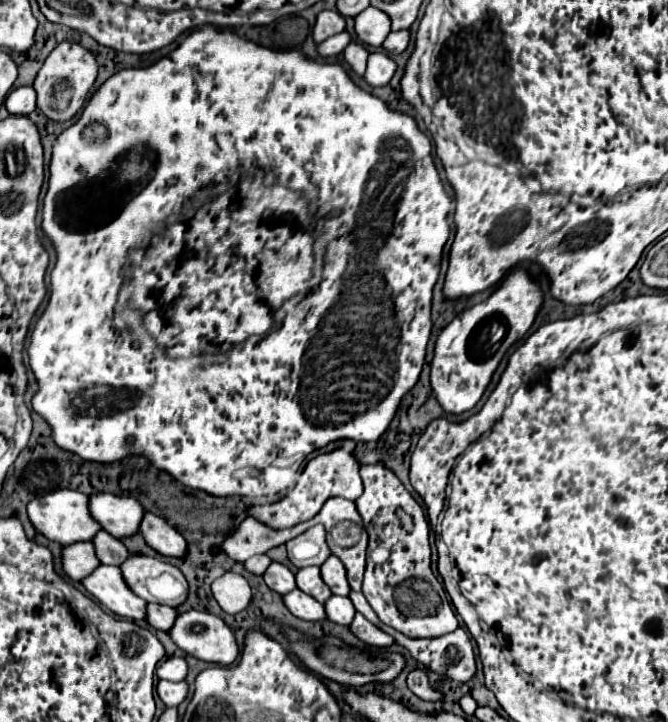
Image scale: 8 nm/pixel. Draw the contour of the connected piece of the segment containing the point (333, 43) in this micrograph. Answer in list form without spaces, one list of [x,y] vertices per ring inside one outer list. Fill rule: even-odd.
[[[341,32],[341,34],[335,34],[331,38],[327,38],[325,42],[321,42],[317,46],[317,54],[321,58],[327,58],[327,56],[337,56],[343,52],[343,48],[351,42],[351,36],[347,32]]]

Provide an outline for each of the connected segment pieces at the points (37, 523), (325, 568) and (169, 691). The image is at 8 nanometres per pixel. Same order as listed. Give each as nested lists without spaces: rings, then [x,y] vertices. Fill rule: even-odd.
[[[57,490],[51,494],[45,494],[41,498],[35,498],[29,502],[27,512],[29,512],[29,520],[33,522],[35,530],[39,530],[45,538],[59,542],[61,546],[69,546],[73,542],[89,542],[93,540],[93,536],[101,530],[99,522],[95,522],[89,514],[87,508],[87,498],[85,494],[77,492],[77,490]]]
[[[329,556],[325,560],[325,564],[321,566],[321,576],[323,576],[323,582],[331,588],[333,594],[339,594],[339,596],[347,596],[349,594],[345,566],[343,566],[343,562],[337,556]]]
[[[159,680],[157,682],[157,694],[165,706],[179,706],[187,696],[187,684],[185,682]]]

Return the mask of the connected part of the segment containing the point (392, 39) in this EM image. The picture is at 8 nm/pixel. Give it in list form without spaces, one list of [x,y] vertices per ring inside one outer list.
[[[399,30],[399,32],[389,32],[389,36],[383,42],[383,48],[391,54],[401,54],[409,44],[409,30]]]

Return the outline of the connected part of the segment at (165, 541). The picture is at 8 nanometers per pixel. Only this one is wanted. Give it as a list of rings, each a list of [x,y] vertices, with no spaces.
[[[145,512],[139,532],[143,534],[145,542],[163,556],[179,558],[185,554],[185,546],[187,546],[185,538],[173,526],[169,526],[163,518],[159,518],[151,512]]]

